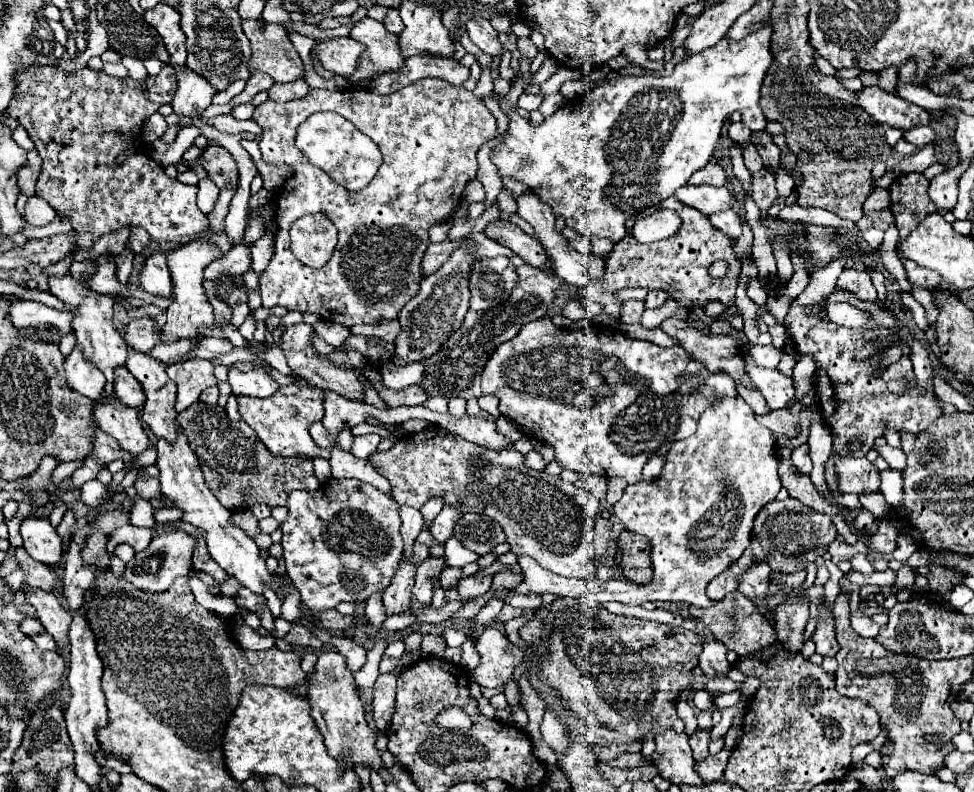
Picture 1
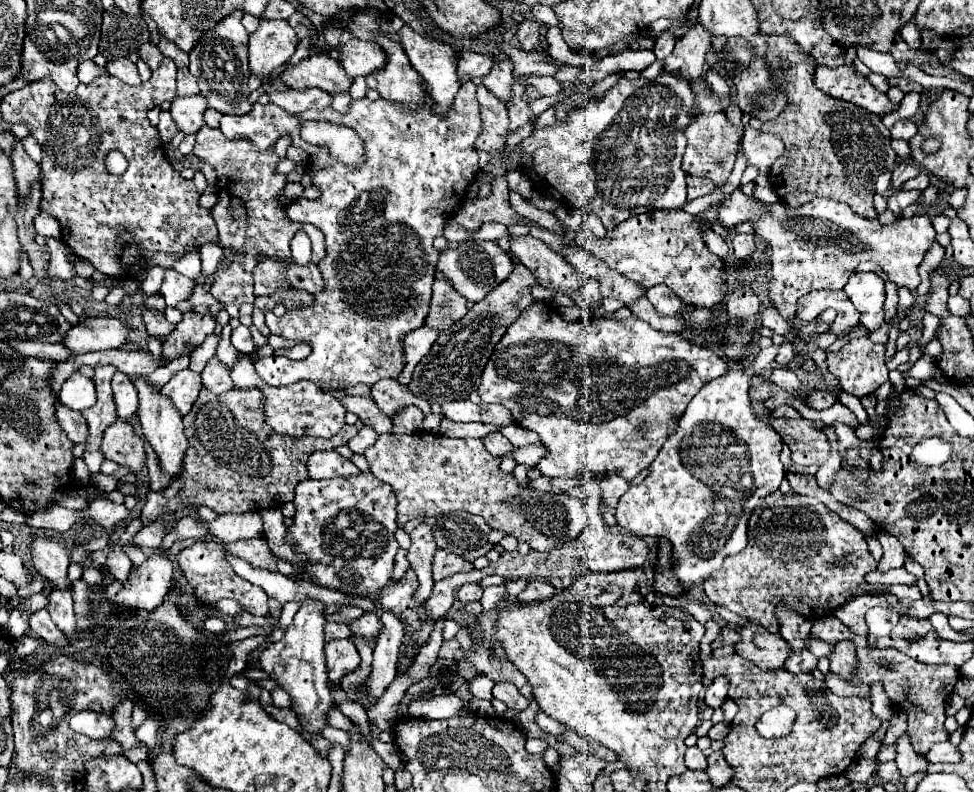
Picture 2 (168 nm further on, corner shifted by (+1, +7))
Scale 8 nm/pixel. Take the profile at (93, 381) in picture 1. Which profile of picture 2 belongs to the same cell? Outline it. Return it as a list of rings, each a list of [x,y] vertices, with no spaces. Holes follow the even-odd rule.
[[[75,371],[59,391],[59,401],[75,411],[83,411],[95,405],[95,383],[81,371]]]

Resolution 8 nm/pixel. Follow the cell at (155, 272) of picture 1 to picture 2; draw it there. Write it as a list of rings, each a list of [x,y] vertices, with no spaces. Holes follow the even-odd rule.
[[[173,267],[165,269],[165,277],[159,293],[165,297],[165,303],[169,307],[175,307],[179,301],[189,299],[191,291],[193,291],[193,281],[189,277],[177,273]]]

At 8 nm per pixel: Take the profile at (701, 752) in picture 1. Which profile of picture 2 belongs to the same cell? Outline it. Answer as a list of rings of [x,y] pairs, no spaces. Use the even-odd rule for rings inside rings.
[[[689,747],[685,753],[685,763],[689,769],[707,769],[707,759],[699,747]]]

